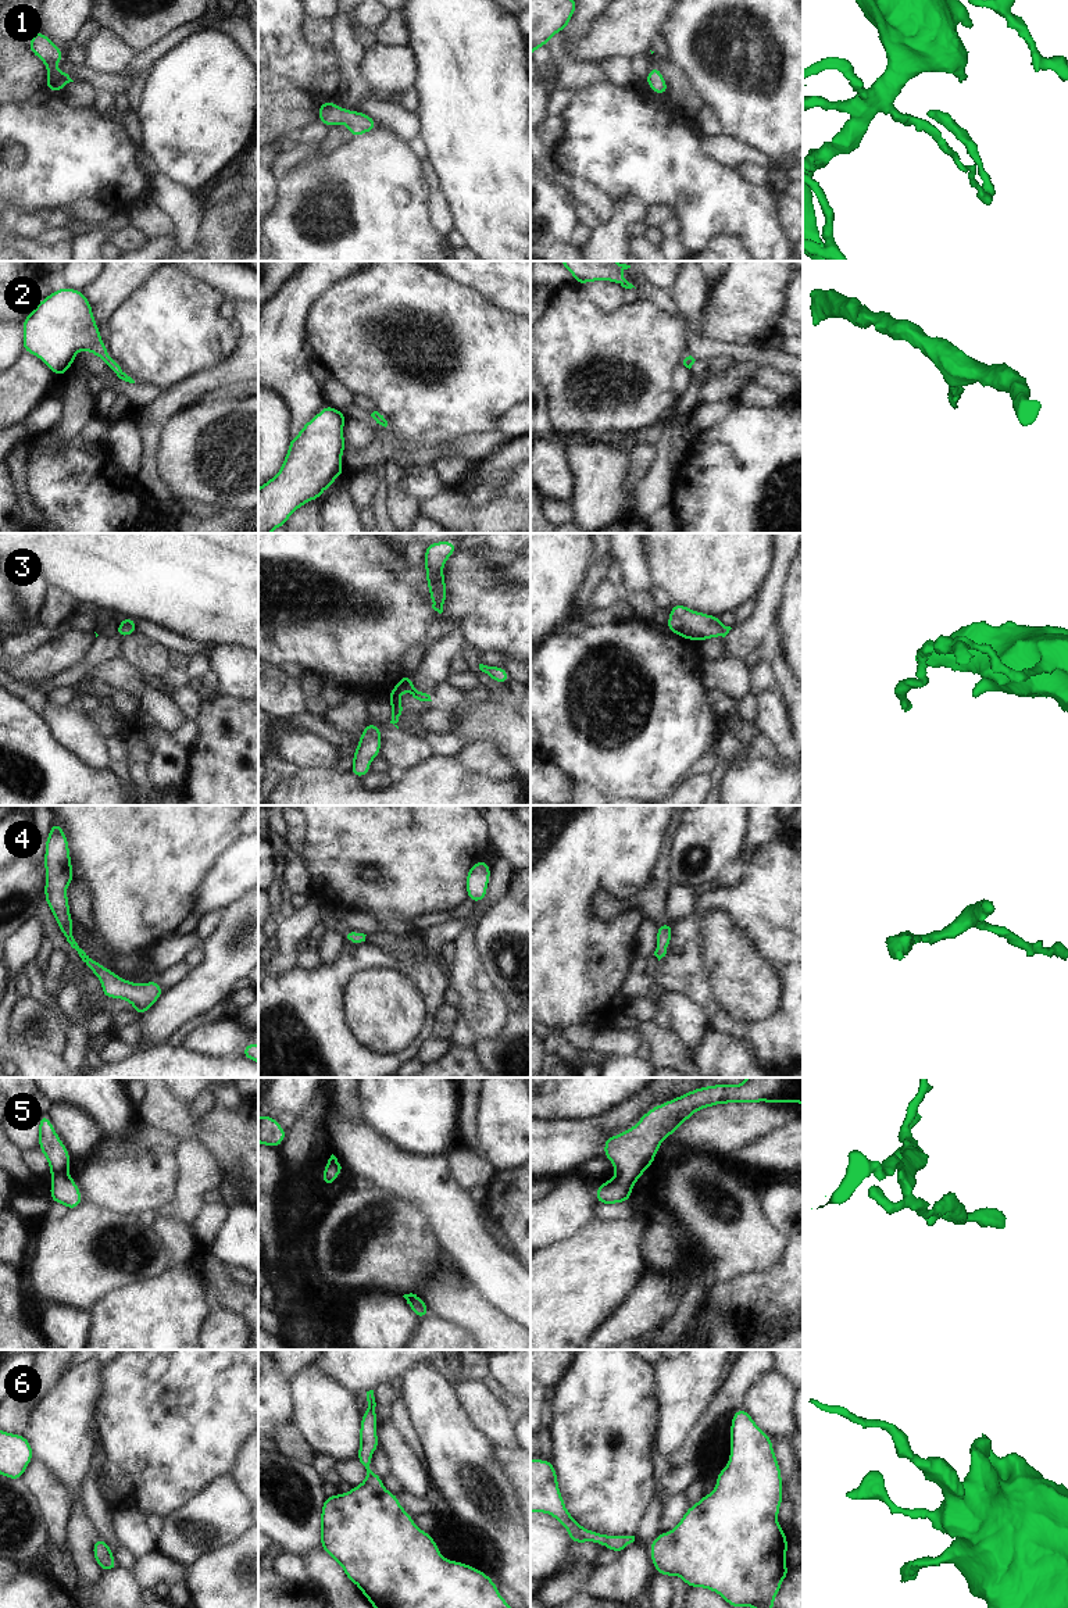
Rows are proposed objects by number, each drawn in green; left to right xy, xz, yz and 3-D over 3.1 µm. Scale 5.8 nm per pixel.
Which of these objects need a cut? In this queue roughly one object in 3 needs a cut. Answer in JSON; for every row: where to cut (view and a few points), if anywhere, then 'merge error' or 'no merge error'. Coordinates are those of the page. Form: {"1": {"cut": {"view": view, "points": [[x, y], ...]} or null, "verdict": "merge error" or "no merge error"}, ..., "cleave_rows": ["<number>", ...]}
{"1": {"cut": null, "verdict": "no merge error"}, "2": {"cut": null, "verdict": "no merge error"}, "3": {"cut": null, "verdict": "no merge error"}, "4": {"cut": null, "verdict": "no merge error"}, "5": {"cut": null, "verdict": "no merge error"}, "6": {"cut": null, "verdict": "no merge error"}, "cleave_rows": []}

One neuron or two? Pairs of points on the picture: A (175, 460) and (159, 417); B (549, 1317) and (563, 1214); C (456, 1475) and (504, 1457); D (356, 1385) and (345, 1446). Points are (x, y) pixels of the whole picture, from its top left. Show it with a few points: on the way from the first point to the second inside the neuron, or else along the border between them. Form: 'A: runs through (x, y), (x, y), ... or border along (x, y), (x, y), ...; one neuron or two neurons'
A: border along (188, 406), (184, 406), (160, 426); two neurons
B: border along (586, 1224), (572, 1236), (545, 1247); two neurons
C: border along (493, 1447), (497, 1461), (514, 1487); two neurons
D: border along (327, 1375), (356, 1394); two neurons

